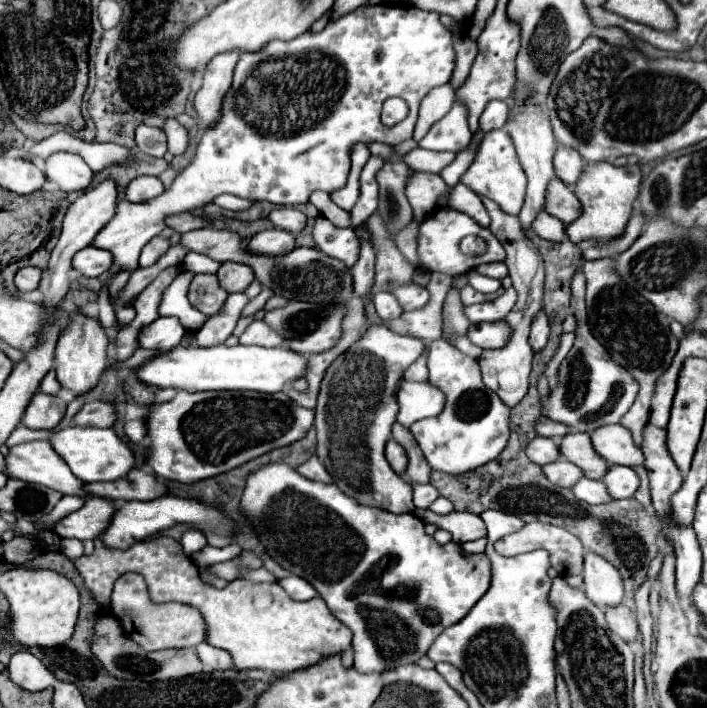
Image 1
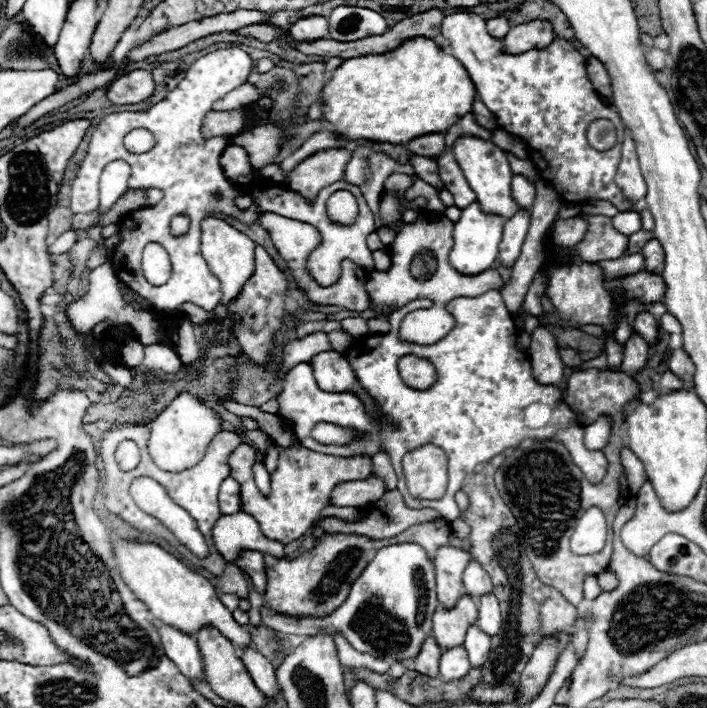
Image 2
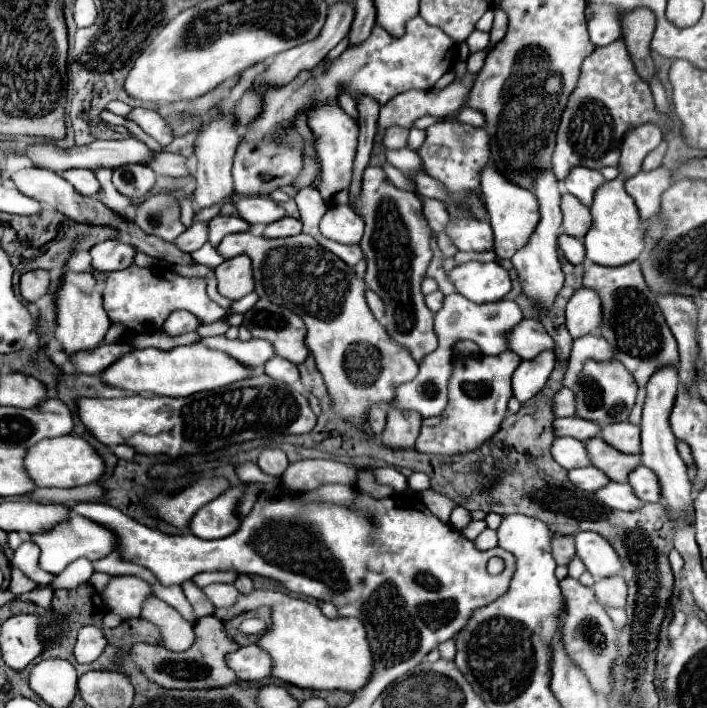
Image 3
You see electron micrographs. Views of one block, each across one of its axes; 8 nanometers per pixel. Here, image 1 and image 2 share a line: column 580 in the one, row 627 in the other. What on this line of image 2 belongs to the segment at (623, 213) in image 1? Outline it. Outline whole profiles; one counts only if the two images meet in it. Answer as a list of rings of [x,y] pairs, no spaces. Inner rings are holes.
[[[116,540],[114,550],[116,550],[116,564],[120,566],[120,576],[124,578],[124,582],[128,582],[128,586],[132,586],[132,592],[148,606],[154,620],[170,624],[190,636],[198,634],[200,628],[204,626],[214,626],[238,650],[252,646],[252,636],[244,630],[244,626],[234,622],[232,614],[218,600],[214,586],[204,576],[188,570],[178,558],[168,554],[164,548],[156,544]]]

